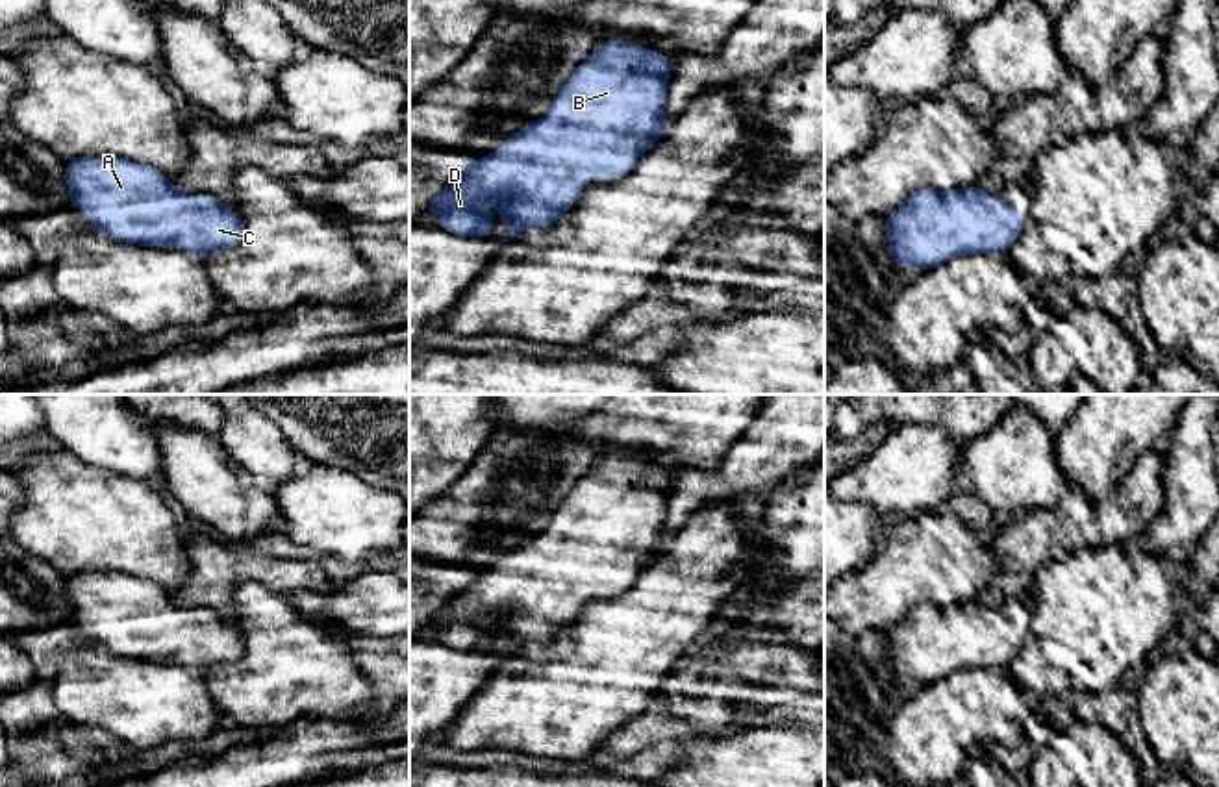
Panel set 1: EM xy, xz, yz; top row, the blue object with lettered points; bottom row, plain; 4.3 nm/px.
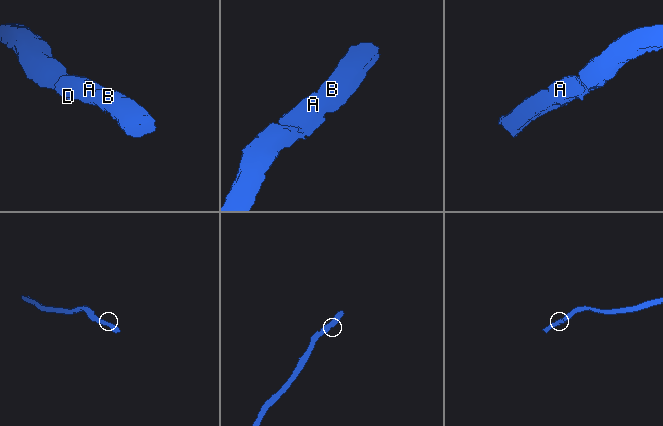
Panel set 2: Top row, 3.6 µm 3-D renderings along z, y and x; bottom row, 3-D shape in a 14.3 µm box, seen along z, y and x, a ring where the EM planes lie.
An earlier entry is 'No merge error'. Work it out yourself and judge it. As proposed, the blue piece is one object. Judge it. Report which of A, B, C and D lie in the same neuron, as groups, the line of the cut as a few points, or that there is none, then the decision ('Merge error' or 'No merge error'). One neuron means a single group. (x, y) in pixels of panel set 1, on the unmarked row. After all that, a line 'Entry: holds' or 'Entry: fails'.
Groups: A B C D. No split. No merge error
Entry: holds

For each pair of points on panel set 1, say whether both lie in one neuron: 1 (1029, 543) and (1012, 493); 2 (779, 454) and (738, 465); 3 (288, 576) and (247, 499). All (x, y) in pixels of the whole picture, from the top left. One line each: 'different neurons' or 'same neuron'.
1: different neurons
2: same neuron
3: different neurons

